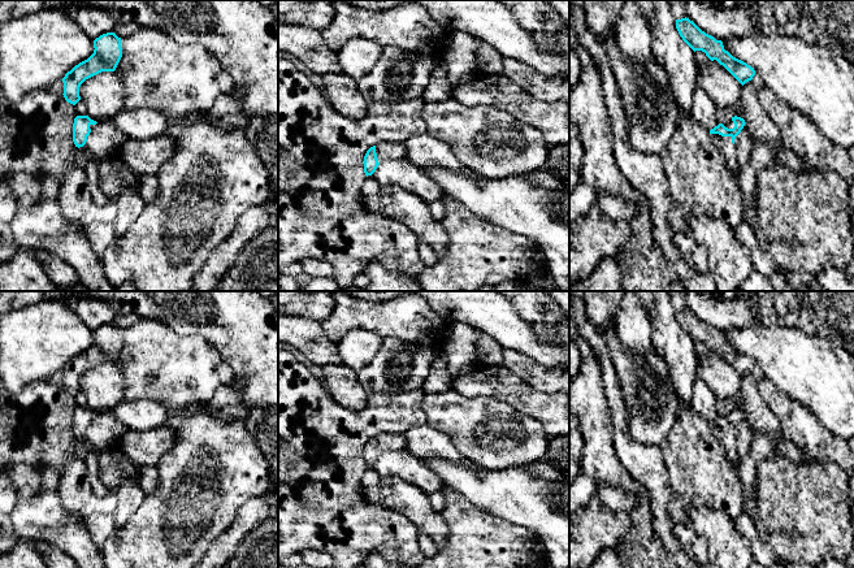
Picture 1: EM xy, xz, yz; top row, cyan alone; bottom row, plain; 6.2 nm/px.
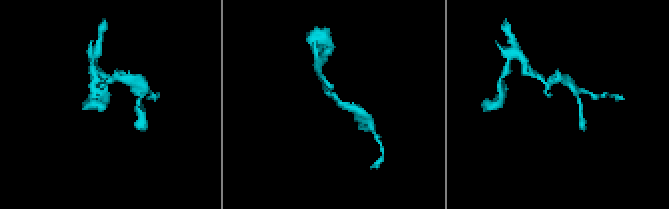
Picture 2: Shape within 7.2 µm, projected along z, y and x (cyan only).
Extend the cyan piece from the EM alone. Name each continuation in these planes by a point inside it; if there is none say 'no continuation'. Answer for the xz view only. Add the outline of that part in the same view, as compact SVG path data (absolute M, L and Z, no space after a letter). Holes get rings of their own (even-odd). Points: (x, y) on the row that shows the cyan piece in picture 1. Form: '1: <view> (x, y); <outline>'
1: xz (385, 151); M383 142L376 146L378 162L387 160L402 160L406 157L407 147L404 143Z

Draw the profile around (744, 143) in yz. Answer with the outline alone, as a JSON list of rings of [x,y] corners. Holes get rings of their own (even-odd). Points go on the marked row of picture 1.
[[[745,123],[741,133],[734,139],[734,147],[736,147],[736,155],[737,155],[736,161],[741,170],[747,166],[754,144],[755,143],[753,140],[750,129]]]

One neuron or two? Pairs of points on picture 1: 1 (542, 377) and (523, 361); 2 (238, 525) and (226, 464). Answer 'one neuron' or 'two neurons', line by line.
1: one neuron
2: two neurons

